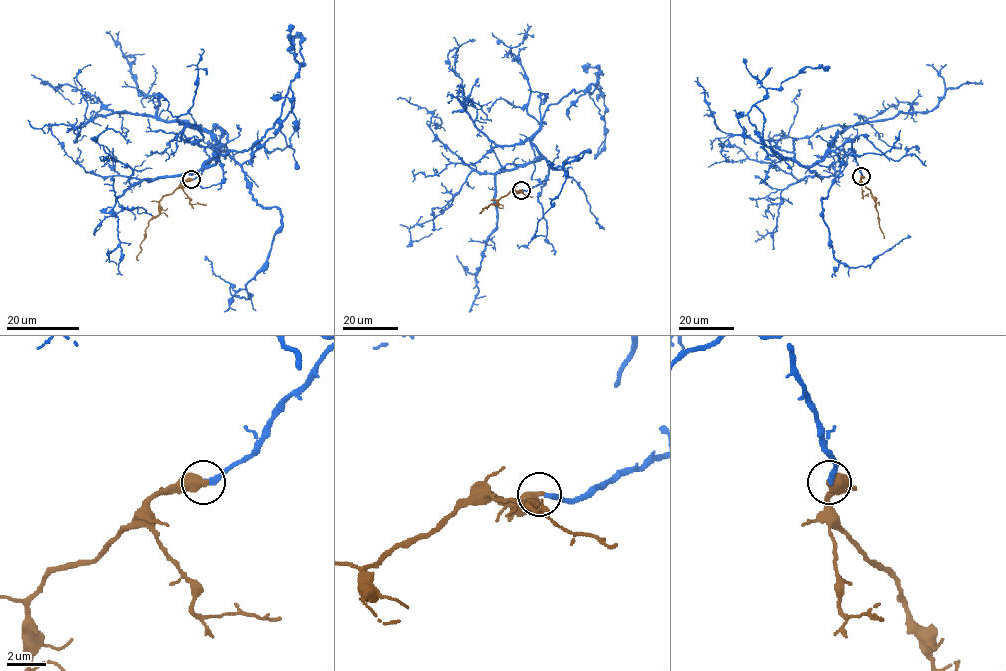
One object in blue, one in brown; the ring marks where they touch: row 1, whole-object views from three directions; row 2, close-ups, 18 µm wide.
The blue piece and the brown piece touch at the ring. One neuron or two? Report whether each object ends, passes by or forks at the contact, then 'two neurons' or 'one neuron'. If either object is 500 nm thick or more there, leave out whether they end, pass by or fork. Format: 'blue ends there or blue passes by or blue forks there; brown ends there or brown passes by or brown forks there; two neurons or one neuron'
one neuron

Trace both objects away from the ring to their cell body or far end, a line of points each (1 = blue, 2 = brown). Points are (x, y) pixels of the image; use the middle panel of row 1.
1: (522, 189), (548, 172), (531, 141), (545, 110), (596, 84), (606, 109), (594, 159)
2: (522, 189), (512, 189), (497, 204), (490, 204), (480, 213)

